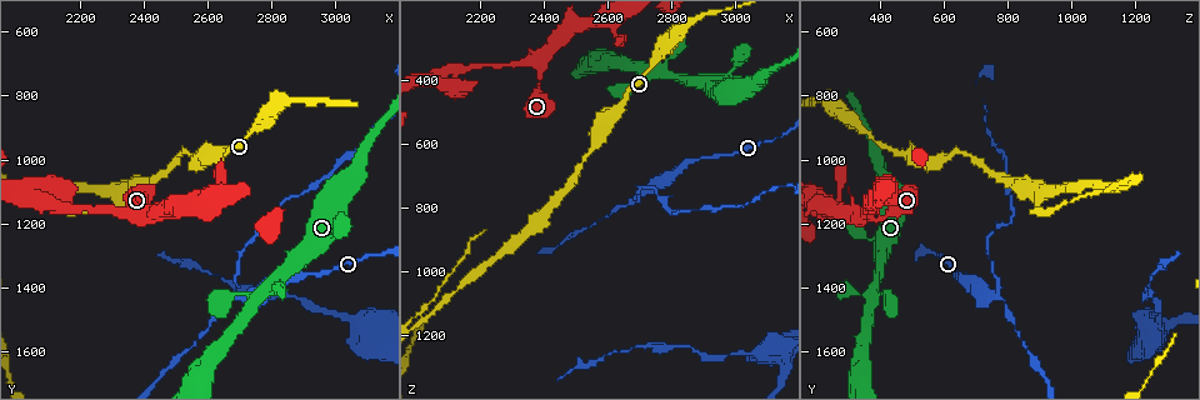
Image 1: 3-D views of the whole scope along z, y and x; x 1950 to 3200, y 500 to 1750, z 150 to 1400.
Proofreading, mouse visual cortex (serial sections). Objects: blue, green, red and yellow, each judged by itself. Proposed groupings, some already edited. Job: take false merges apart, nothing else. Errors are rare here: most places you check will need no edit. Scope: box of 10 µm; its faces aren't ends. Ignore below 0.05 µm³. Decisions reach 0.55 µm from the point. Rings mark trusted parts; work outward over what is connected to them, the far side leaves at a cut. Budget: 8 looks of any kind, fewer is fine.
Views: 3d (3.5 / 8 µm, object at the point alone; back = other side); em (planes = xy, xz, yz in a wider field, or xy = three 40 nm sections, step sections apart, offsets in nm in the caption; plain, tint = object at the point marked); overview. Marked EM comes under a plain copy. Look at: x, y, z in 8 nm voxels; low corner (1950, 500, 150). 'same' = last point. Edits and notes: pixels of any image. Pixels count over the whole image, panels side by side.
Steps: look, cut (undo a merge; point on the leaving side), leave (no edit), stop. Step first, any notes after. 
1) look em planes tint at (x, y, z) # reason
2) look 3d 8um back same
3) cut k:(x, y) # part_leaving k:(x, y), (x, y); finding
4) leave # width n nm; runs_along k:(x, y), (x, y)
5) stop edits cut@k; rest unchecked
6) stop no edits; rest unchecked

look 3d 3.5um at (2620, 1140, 230) # sharp bend

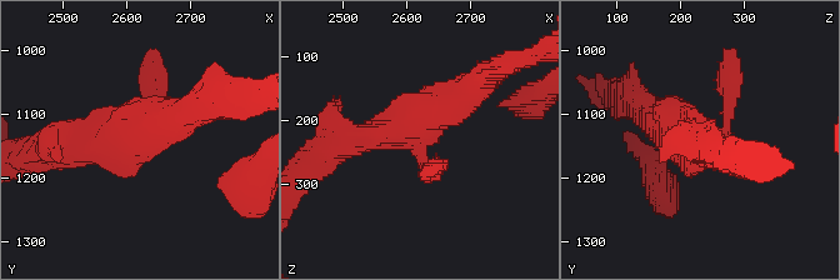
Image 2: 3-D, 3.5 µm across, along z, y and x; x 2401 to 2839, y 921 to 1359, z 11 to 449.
look em xy step 1 tint at (2615, 1140, 230) # shape alone is not enough

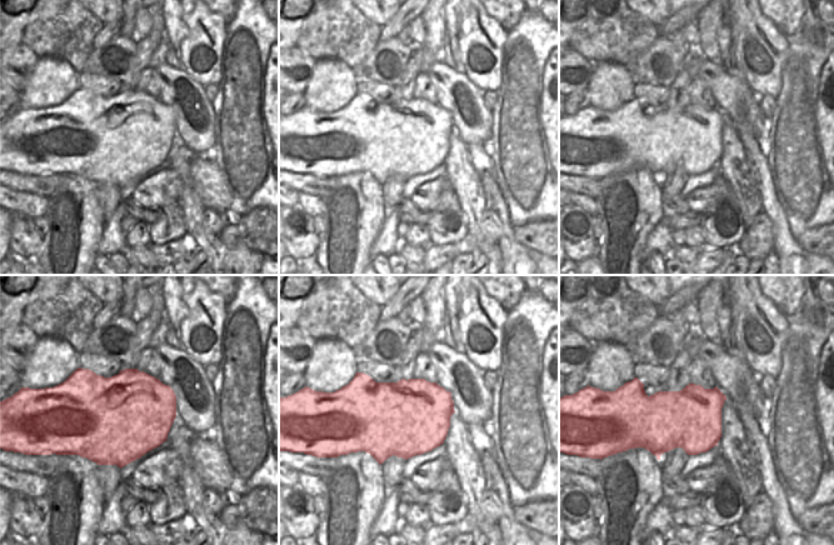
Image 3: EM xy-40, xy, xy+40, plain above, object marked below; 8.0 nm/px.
leave # runs_along 2:(63, 143), (139, 139), (154, 78); all the same cell

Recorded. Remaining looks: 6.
look 3d 3.5um at (2750, 1420, 380) # three arms meet

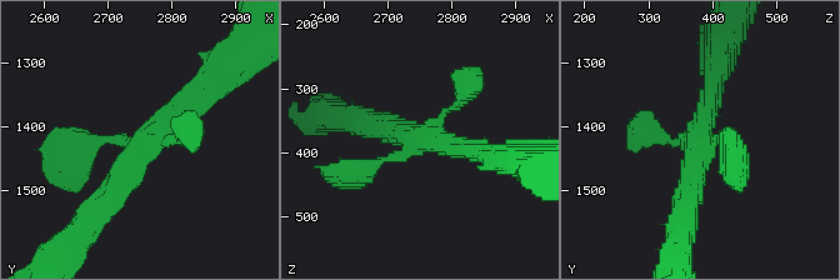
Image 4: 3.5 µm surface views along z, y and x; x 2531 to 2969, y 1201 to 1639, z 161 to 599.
look em xy step 1 tint at (2750, 1430, 380)

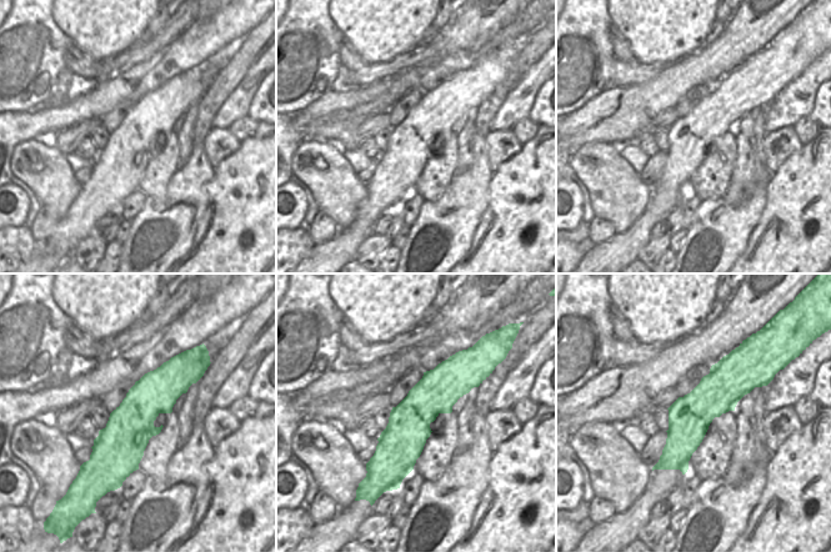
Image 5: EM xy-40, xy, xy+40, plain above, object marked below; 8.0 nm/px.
leave # runs_along 4:(205, 90), (140, 144), (94, 213); continuous, no second cell

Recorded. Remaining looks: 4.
look 3d 8um back at (2770, 890, 330) # calibre changes

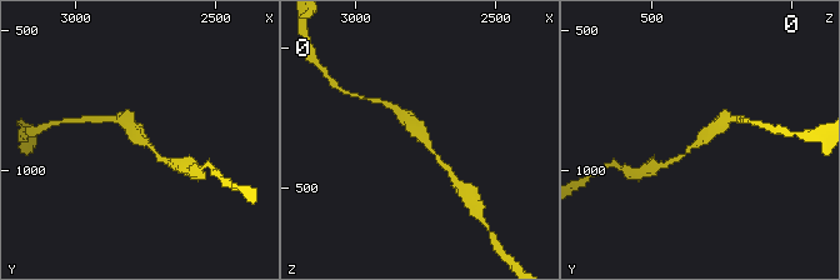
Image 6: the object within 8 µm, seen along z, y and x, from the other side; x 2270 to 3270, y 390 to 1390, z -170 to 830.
look 3d 3.5um same

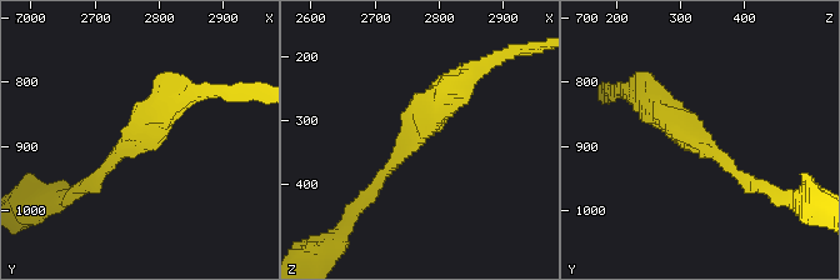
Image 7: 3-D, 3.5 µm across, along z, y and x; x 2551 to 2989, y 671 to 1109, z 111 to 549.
look em xy step 5 tint at (2765, 890, 325) # arm_widths 150, 400 nm

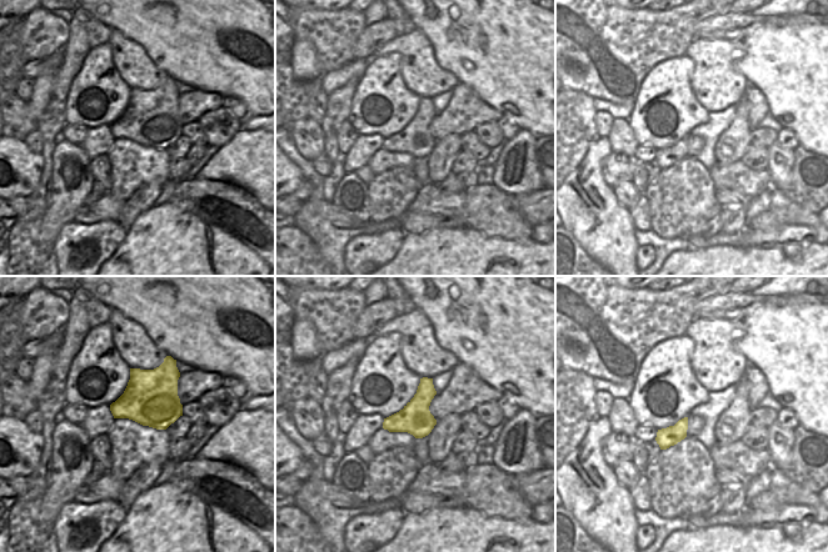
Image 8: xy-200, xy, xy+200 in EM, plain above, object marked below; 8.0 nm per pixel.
leave # runs_along 7:(373, 193), (423, 121), (461, 84); continuous, no second cell

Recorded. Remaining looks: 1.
stop no edits; rest unchecked

